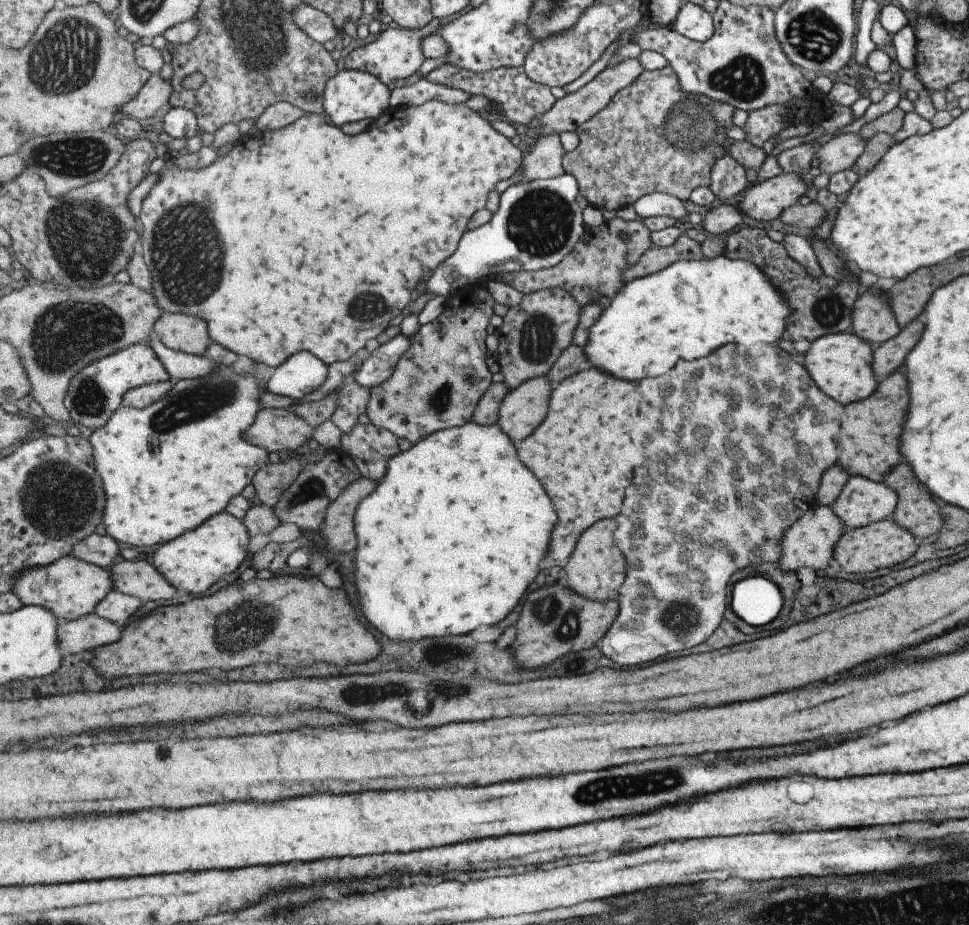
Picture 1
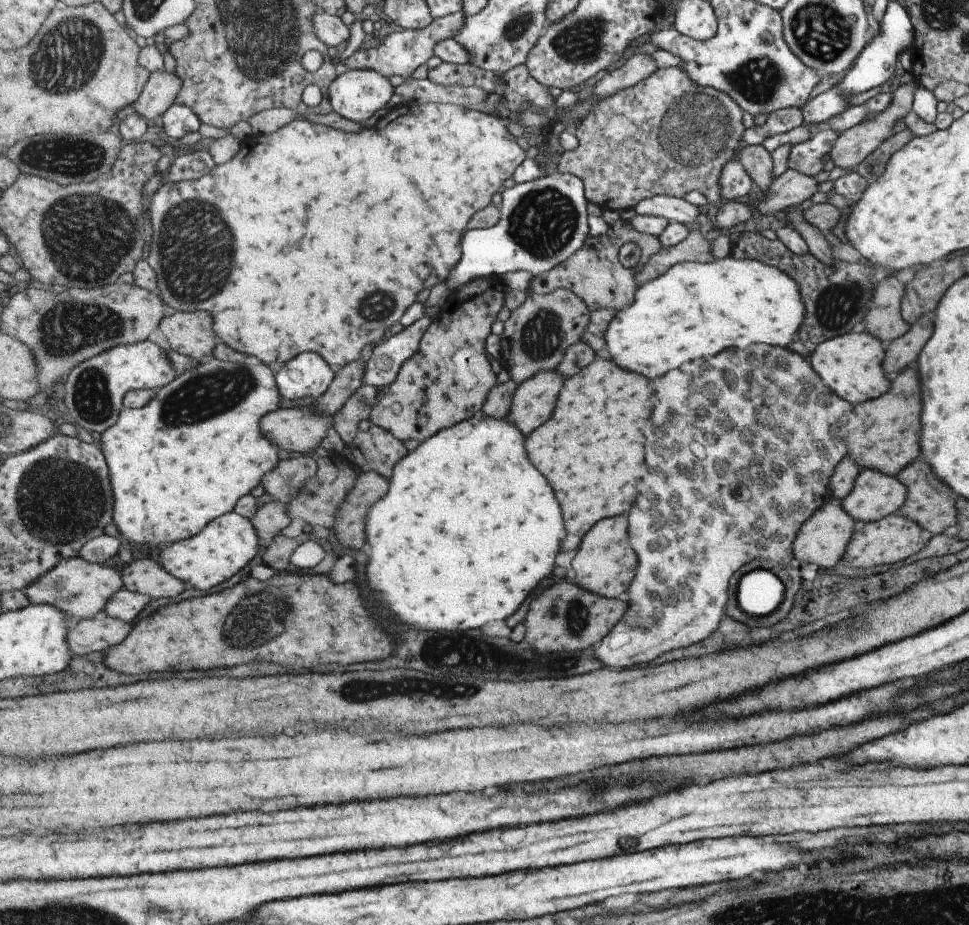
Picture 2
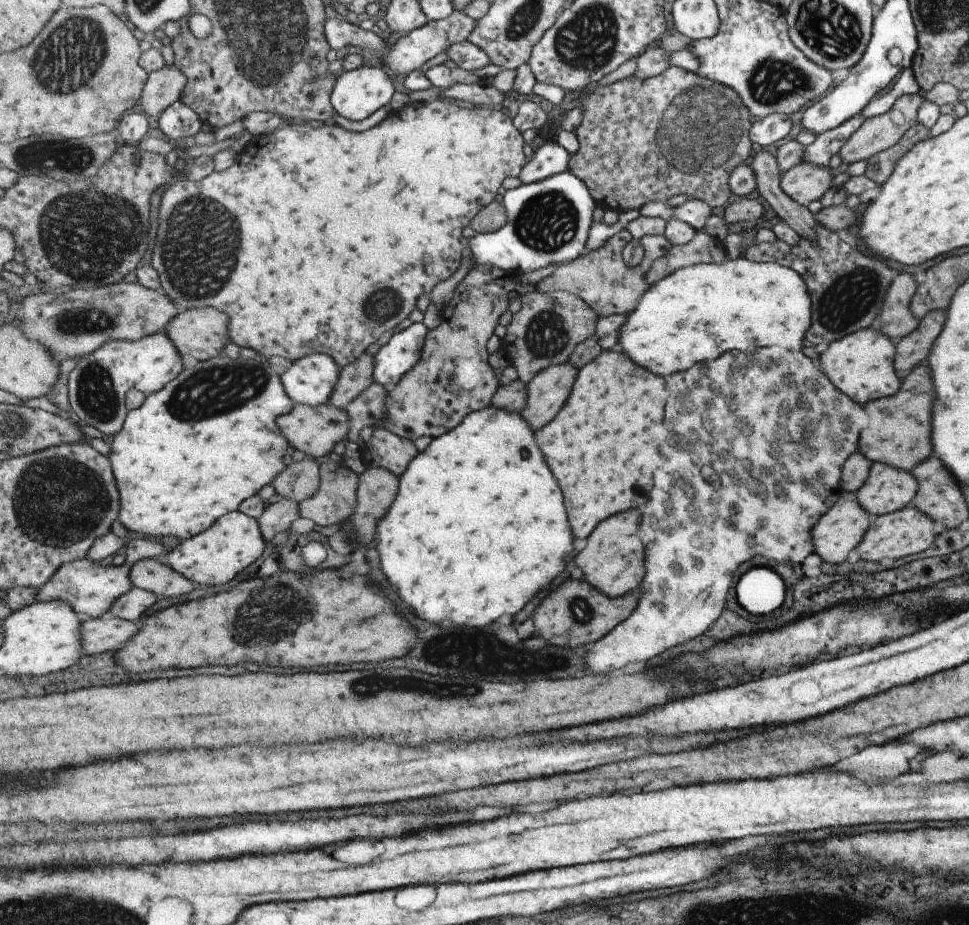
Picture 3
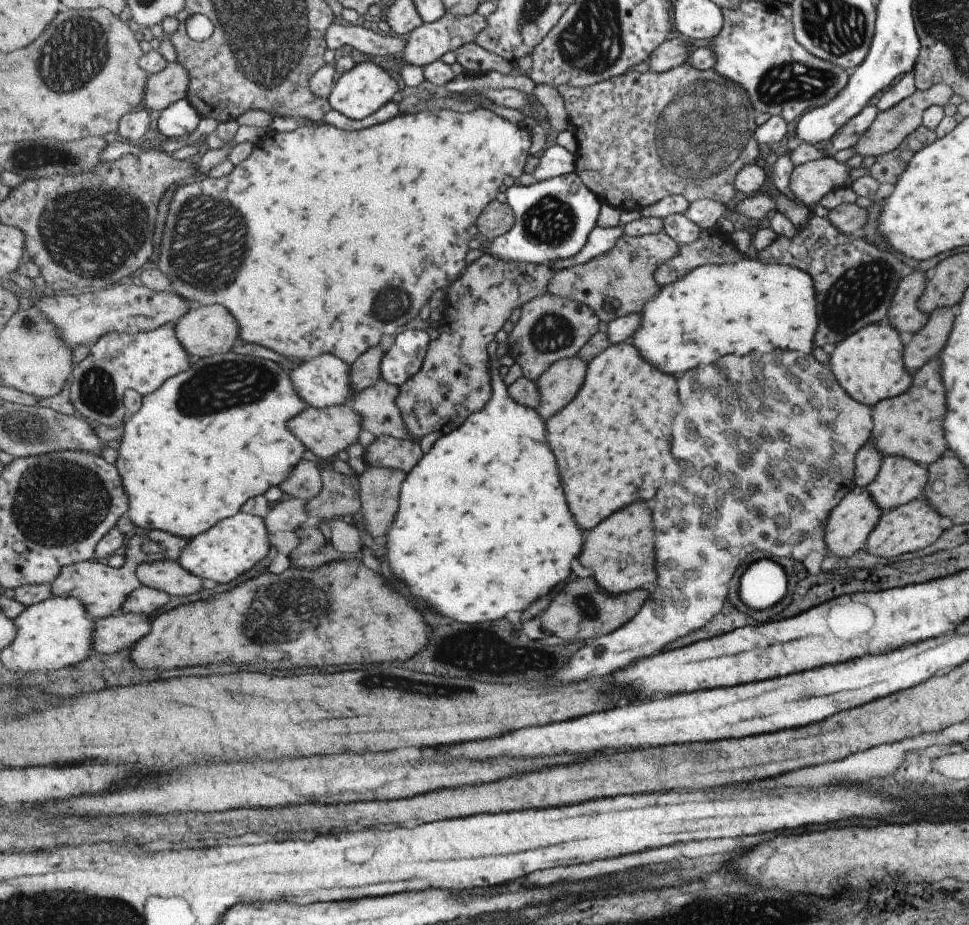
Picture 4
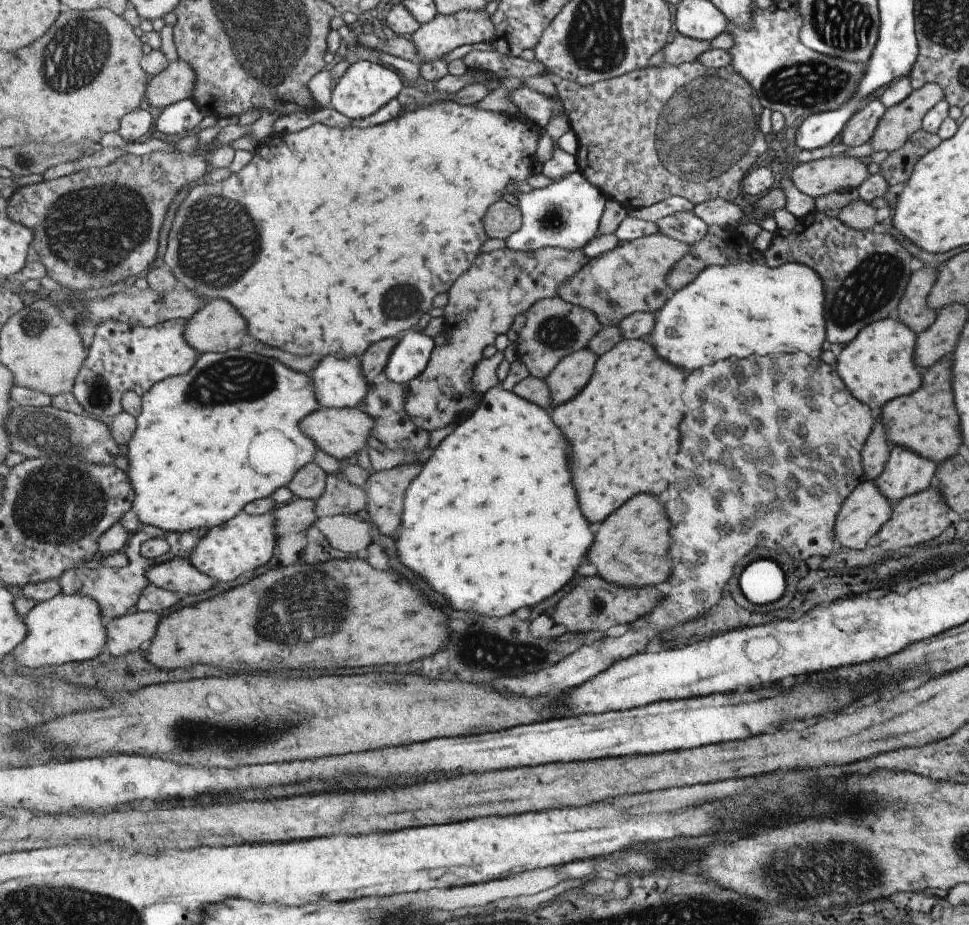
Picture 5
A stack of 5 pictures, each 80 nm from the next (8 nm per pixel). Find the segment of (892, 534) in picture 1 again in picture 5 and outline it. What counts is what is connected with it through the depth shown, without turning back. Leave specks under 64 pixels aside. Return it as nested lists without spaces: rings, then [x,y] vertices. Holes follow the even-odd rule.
[[[932,485],[894,502],[892,515],[876,533],[880,542],[878,546],[883,550],[890,550],[896,555],[901,553],[906,546],[924,543],[939,536],[951,524],[947,518],[949,509],[940,490]]]

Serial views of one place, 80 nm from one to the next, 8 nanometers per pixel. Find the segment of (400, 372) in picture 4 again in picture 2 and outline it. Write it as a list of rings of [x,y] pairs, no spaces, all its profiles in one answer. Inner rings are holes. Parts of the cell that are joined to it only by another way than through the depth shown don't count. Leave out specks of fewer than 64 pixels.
[[[423,315],[396,335],[376,345],[366,364],[364,384],[380,388],[393,384],[403,363],[418,353],[420,342],[430,324],[429,316]]]

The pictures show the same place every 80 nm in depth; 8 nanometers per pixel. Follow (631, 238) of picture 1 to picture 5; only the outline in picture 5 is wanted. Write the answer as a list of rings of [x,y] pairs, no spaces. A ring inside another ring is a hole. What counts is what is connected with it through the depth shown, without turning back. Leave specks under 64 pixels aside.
[[[659,232],[642,236],[630,241],[618,241],[615,248],[591,257],[586,266],[560,289],[561,298],[571,304],[583,307],[597,316],[601,327],[618,325],[625,317],[633,313],[653,313],[658,311],[673,294],[667,286],[666,274],[670,268],[691,250],[691,245],[669,238]]]

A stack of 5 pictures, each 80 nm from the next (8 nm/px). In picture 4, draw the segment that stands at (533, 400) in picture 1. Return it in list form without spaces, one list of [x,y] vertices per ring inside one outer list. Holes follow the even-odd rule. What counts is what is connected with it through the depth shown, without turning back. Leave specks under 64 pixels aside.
[[[575,355],[557,361],[536,381],[542,400],[537,410],[545,420],[575,400],[586,381],[588,368],[589,362]]]

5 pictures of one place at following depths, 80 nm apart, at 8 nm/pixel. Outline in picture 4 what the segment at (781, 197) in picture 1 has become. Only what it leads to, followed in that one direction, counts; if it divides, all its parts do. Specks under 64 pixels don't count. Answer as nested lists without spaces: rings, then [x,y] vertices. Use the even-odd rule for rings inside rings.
[[[832,156],[807,161],[793,167],[788,187],[797,200],[811,209],[830,190],[850,184],[851,169],[845,162],[835,161]]]

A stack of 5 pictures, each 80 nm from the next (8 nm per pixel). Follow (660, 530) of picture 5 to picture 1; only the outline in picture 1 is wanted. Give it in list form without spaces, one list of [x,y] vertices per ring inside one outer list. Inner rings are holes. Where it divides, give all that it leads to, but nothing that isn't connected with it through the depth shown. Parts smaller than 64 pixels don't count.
[[[615,520],[595,522],[591,530],[582,536],[573,556],[565,566],[567,583],[574,591],[596,601],[617,600],[617,588],[623,585],[625,578],[625,560],[623,553],[613,546],[613,532],[616,532]]]

